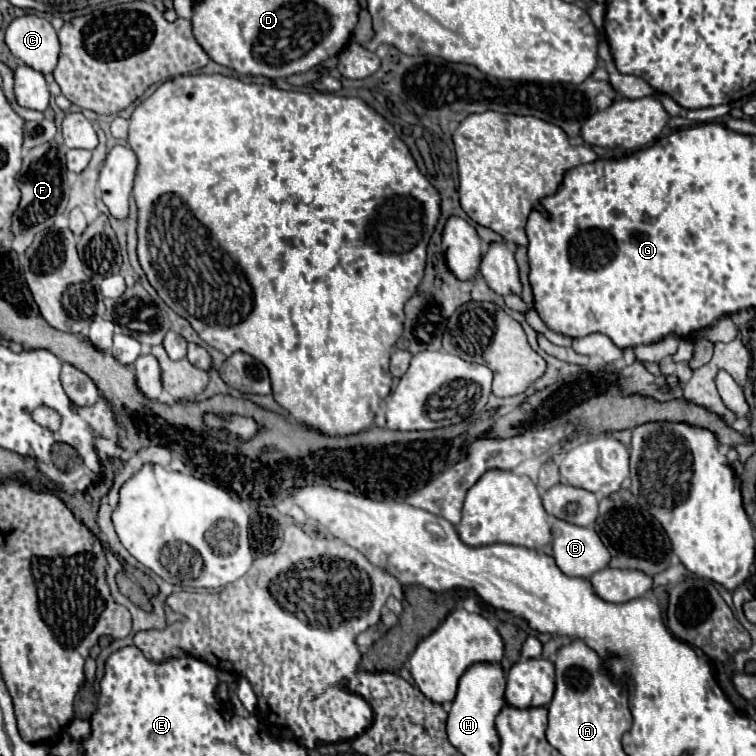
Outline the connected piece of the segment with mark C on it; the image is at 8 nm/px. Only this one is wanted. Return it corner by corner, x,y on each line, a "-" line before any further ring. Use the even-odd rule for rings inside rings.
34,14
14,18
6,28
6,46
18,60
42,74
52,74
58,64
60,42
46,18

